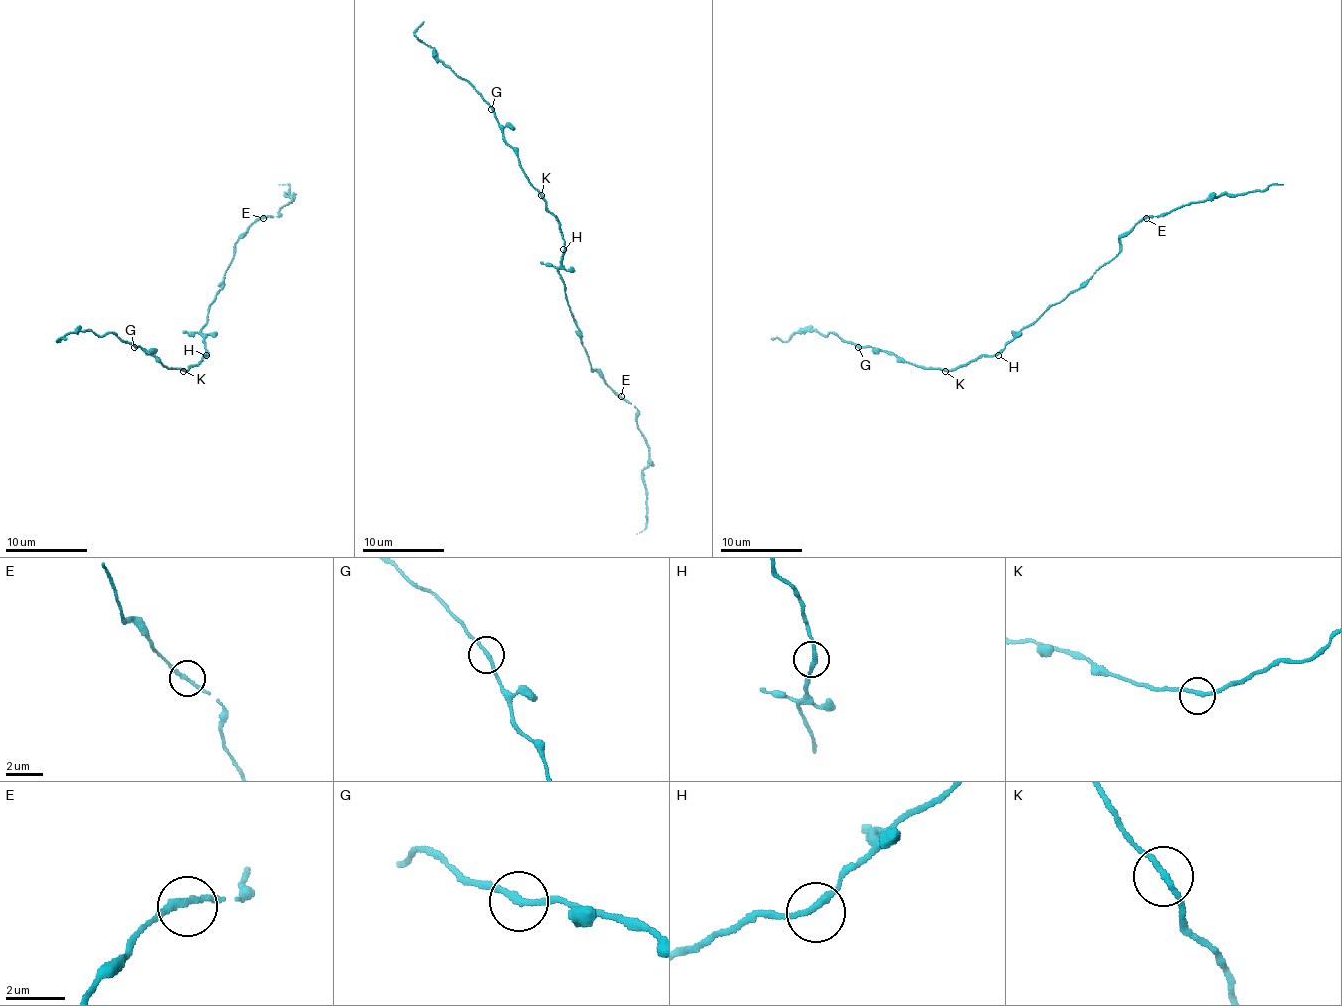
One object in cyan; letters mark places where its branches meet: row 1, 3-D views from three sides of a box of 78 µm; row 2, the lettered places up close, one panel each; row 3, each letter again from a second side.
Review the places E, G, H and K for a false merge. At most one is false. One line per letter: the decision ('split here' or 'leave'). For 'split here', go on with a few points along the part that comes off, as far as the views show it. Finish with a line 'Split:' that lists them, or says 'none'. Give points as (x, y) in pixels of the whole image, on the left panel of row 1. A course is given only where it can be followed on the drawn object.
E: leave
G: leave
H: leave
K: leave
Split: none

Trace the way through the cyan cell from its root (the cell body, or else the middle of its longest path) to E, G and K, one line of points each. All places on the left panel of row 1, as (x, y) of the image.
E: (204, 326), (208, 307), (222, 287), (222, 276), (235, 252), (235, 241), (253, 223), (264, 219)
G: (204, 326), (202, 336), (206, 355), (189, 369), (169, 369), (140, 347), (134, 347)
K: (204, 326), (202, 336), (206, 355), (183, 371)

